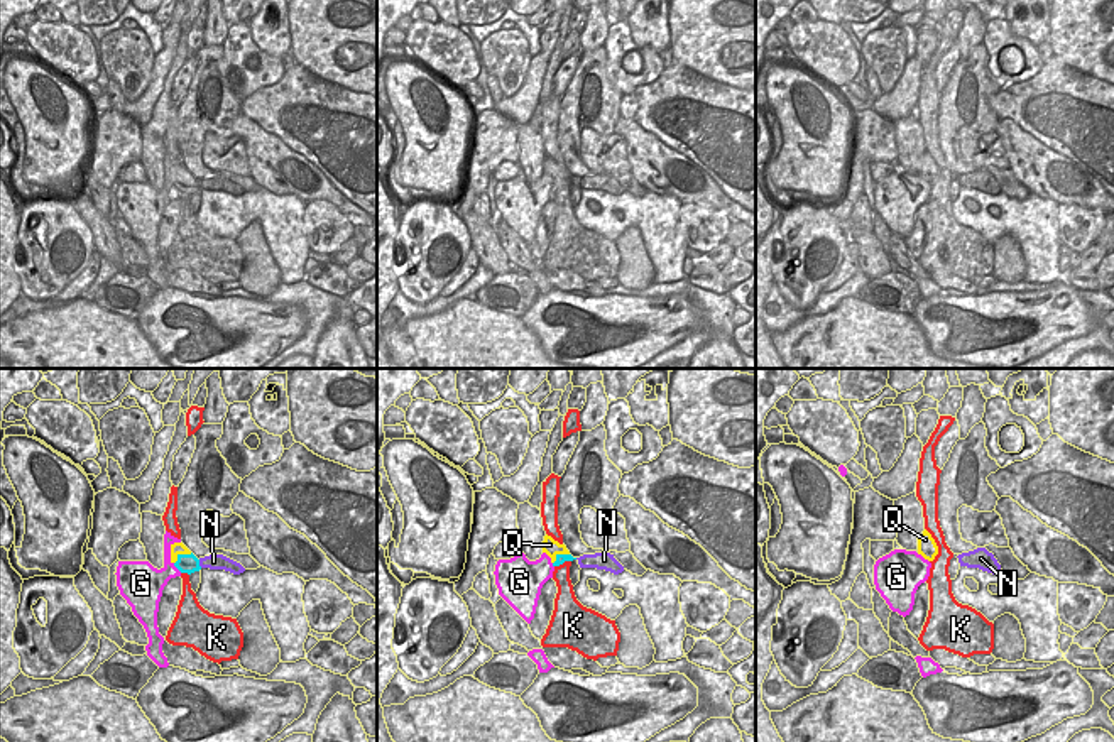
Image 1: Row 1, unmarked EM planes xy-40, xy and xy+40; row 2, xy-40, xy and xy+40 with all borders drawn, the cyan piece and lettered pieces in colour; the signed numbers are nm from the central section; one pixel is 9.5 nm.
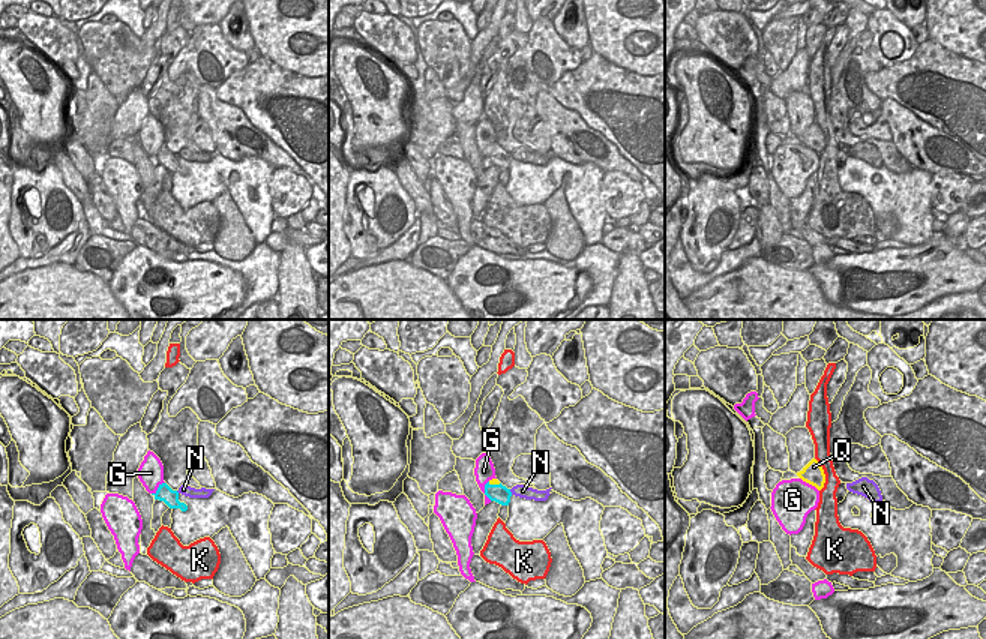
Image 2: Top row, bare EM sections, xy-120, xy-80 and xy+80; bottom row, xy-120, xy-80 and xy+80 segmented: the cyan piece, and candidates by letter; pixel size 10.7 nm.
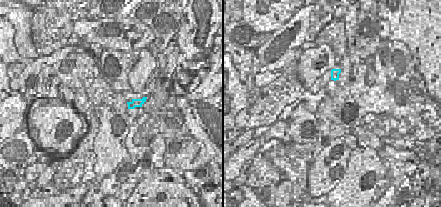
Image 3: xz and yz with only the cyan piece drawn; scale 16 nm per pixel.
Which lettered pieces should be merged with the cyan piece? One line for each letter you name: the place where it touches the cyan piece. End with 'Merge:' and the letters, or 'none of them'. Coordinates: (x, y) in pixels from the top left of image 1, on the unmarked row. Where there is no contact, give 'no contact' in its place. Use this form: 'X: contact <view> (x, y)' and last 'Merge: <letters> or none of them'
Merge: none of them

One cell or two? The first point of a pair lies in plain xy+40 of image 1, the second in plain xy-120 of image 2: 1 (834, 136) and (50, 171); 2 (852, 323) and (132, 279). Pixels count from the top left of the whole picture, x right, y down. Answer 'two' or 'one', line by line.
1: two
2: two

